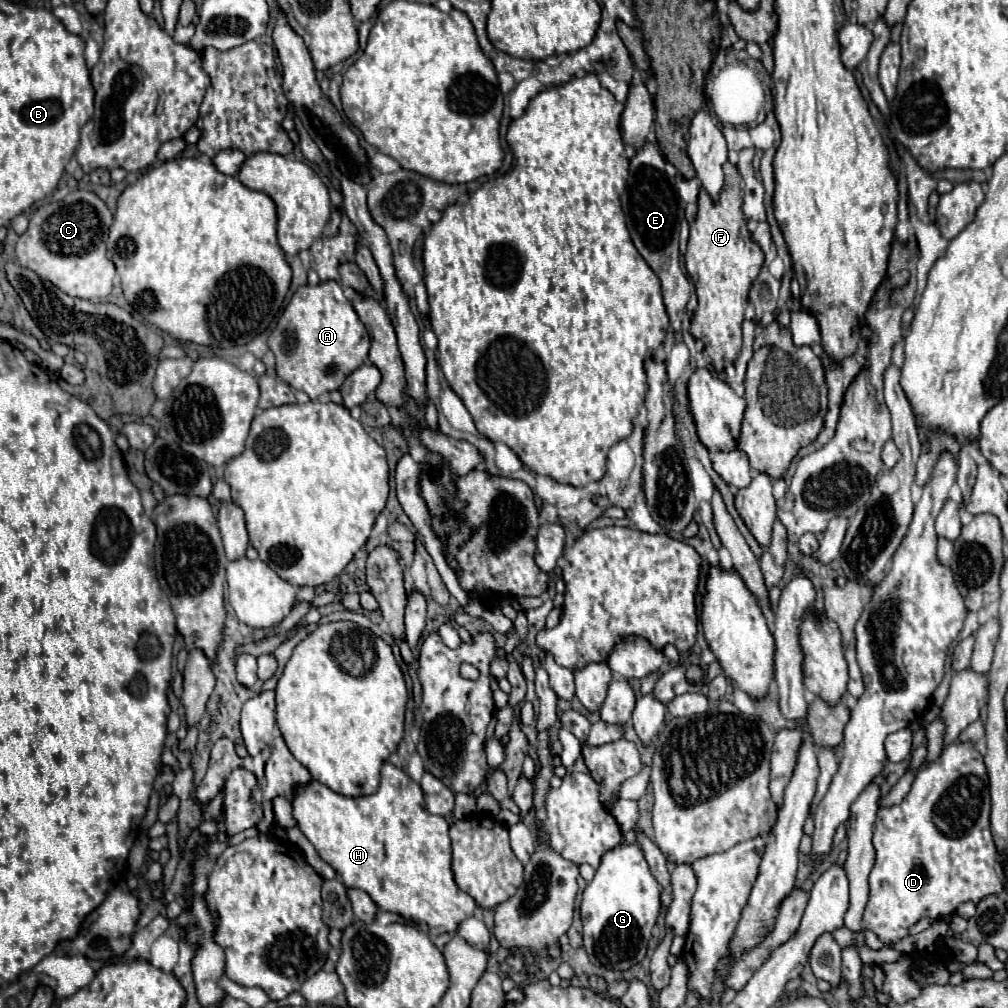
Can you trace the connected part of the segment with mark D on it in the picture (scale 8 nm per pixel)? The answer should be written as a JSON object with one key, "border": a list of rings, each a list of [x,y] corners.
{"border":[[[971,741],[945,745],[935,761],[921,769],[911,791],[899,805],[881,807],[877,813],[873,847],[877,851],[875,867],[869,875],[871,897],[863,915],[863,929],[871,929],[881,941],[895,945],[907,935],[907,927],[921,917],[941,917],[965,901],[979,903],[983,897],[1003,893],[1003,881],[995,869],[995,843],[989,831],[989,777],[981,753]]]}

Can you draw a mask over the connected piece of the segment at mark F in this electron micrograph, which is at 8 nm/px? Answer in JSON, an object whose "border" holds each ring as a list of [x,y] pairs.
{"border":[[[729,161],[723,165],[723,169],[725,185],[717,201],[713,201],[709,193],[705,193],[705,189],[699,191],[699,211],[695,223],[691,225],[685,251],[685,267],[695,283],[699,299],[699,307],[695,309],[691,319],[691,335],[705,343],[705,351],[709,353],[717,373],[721,373],[725,365],[733,363],[741,351],[741,323],[749,285],[755,281],[763,265],[763,251],[753,241],[741,211],[741,175]]]}

